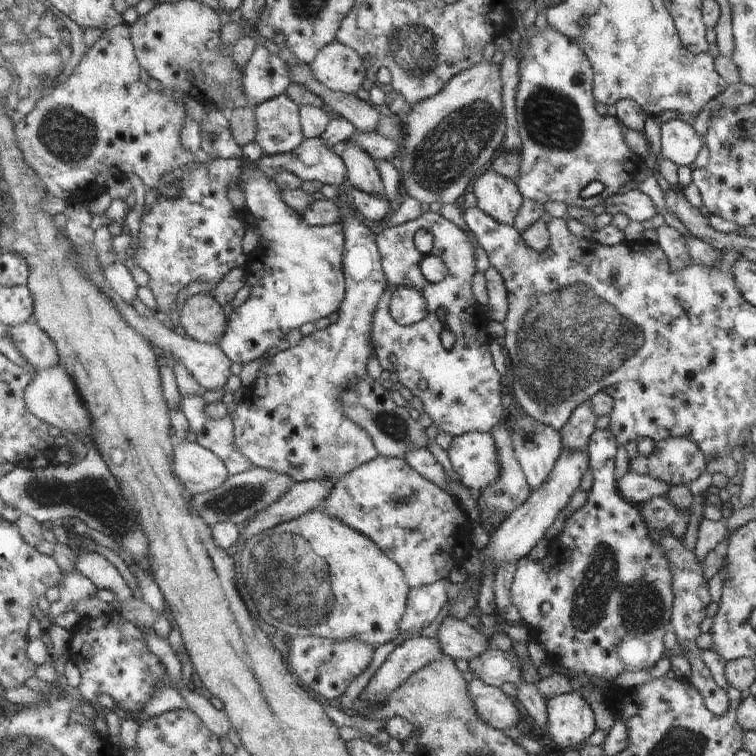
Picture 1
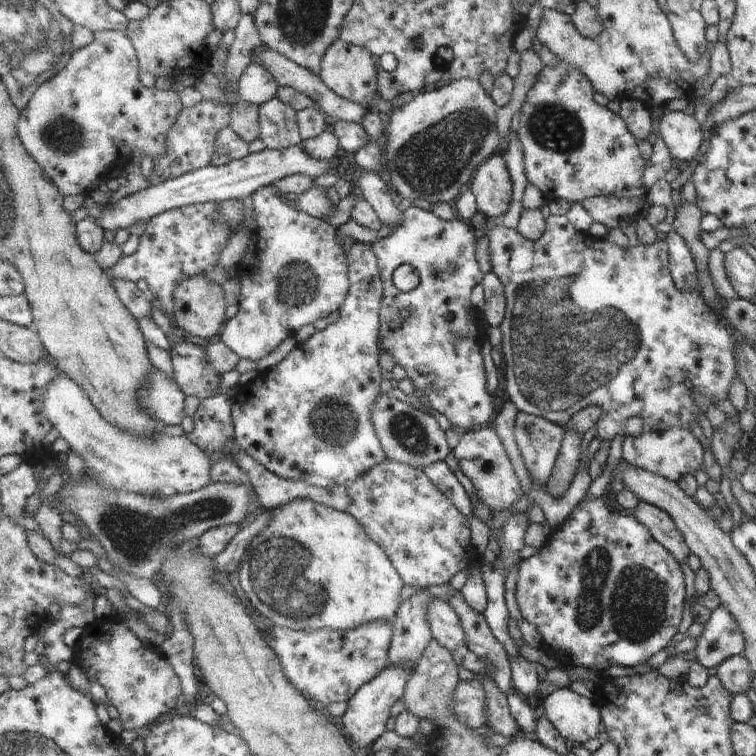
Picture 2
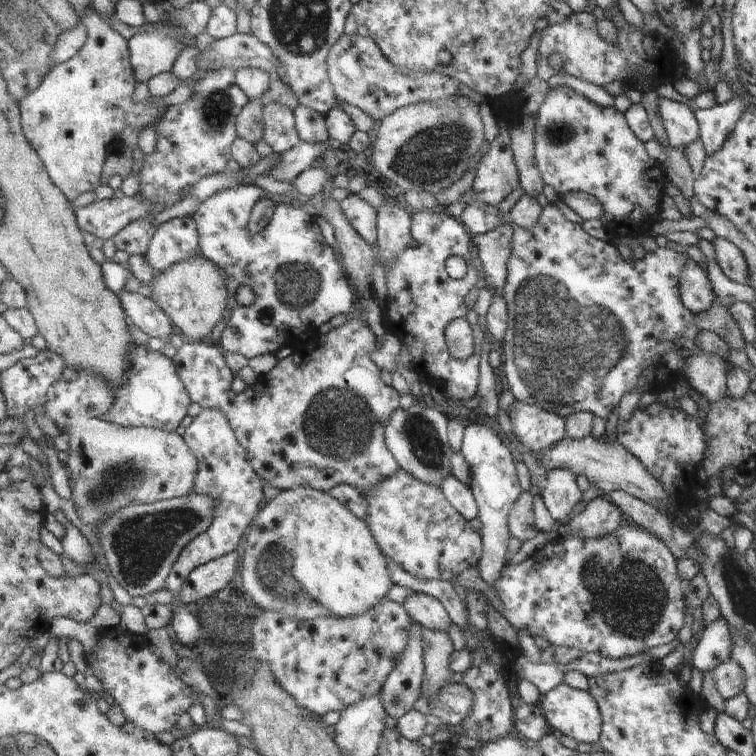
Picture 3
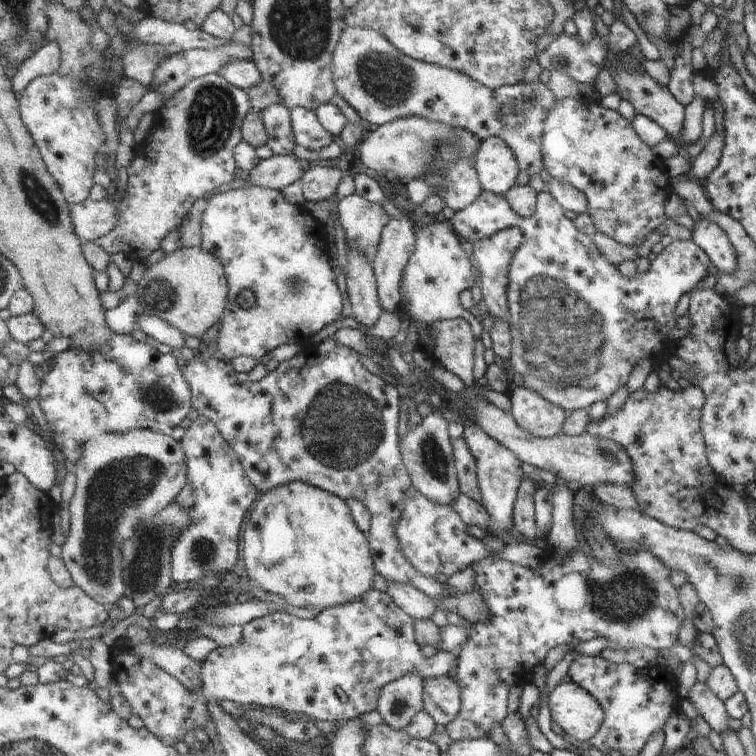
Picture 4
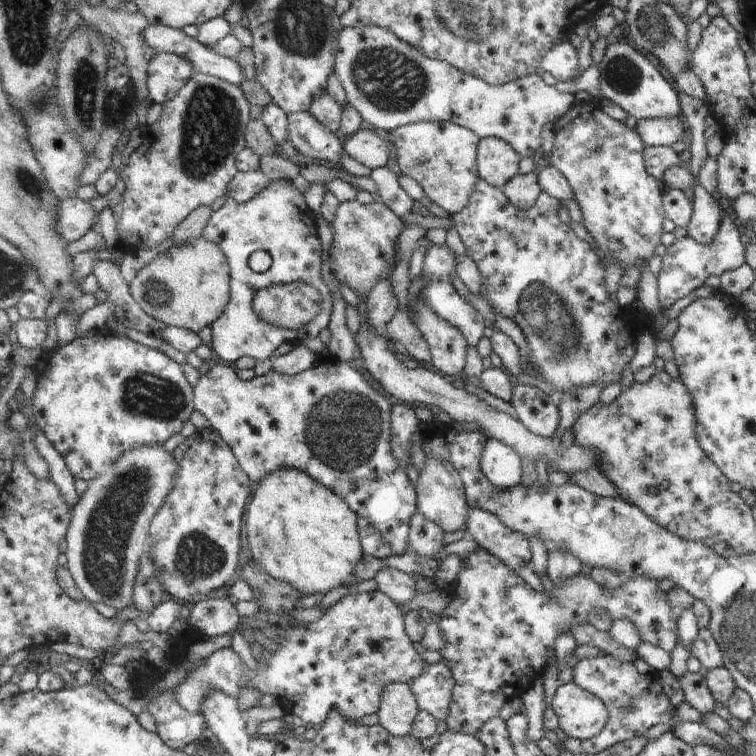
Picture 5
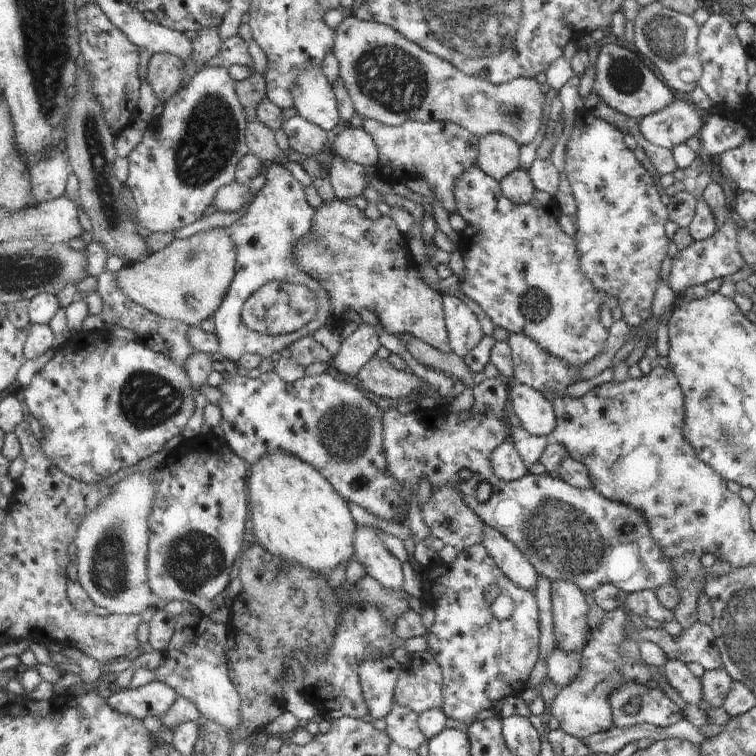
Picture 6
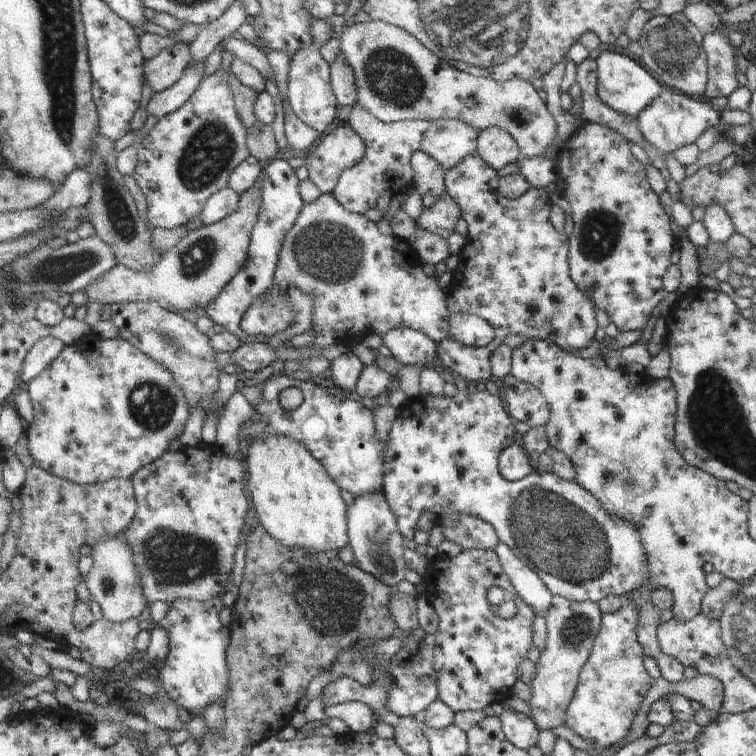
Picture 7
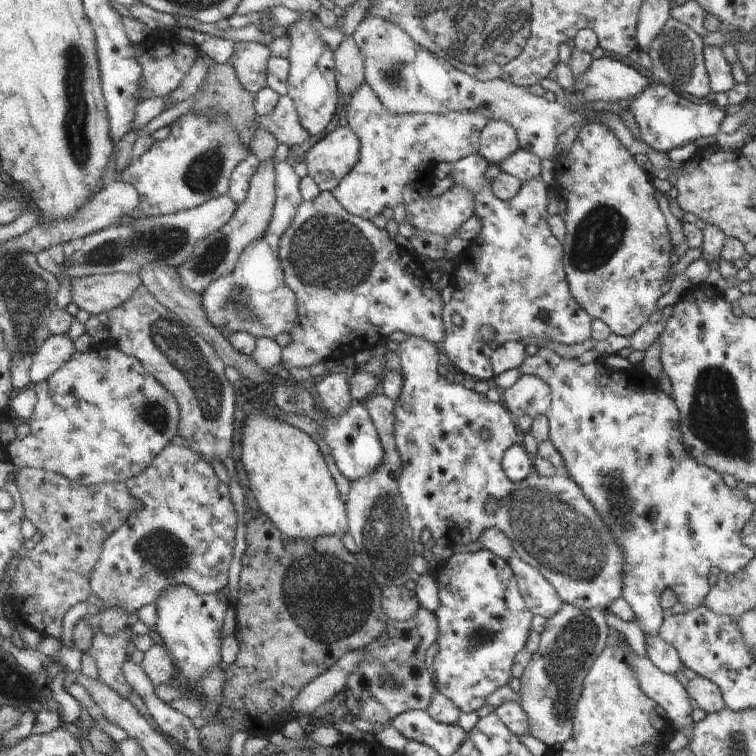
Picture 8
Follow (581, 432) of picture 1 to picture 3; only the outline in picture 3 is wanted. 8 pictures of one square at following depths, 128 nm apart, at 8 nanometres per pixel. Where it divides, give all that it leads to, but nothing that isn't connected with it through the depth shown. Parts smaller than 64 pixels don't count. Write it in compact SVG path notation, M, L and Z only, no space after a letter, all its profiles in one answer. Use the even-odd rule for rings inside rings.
M567 468L546 470L540 499L555 522L567 522L583 491L577 487L575 476Z

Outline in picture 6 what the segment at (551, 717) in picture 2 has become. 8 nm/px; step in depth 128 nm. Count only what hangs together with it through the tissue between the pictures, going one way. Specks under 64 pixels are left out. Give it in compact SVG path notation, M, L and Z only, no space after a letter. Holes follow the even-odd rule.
M645 589L627 594L621 608L605 611L601 621L593 631L589 646L584 646L579 653L580 666L575 678L567 686L557 690L551 702L550 714L559 722L558 728L575 738L592 738L595 733L603 732L612 726L611 708L607 702L607 694L627 686L637 684L646 686L651 680L651 667L639 658L638 643L627 638L623 626L629 624L629 616L639 615L651 618L652 622L669 622L673 620L672 611L665 610L657 602L652 590Z

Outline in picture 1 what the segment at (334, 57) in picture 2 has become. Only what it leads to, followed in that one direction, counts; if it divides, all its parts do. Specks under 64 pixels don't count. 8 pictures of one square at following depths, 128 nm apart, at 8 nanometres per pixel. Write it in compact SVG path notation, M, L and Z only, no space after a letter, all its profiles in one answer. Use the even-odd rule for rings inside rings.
M339 41L321 49L310 68L323 86L345 94L354 95L368 83L367 66L361 54Z

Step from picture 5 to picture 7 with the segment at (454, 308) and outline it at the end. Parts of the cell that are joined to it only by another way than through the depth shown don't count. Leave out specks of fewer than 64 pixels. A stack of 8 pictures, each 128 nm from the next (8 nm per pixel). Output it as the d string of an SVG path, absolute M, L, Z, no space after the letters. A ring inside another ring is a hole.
M452 311L449 319L450 334L465 346L483 348L491 344L496 336L496 330L484 318L476 314Z

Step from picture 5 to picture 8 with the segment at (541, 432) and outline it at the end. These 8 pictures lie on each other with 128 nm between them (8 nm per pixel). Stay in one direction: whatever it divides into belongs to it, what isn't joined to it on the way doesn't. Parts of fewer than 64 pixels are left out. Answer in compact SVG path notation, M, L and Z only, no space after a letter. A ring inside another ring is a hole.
M523 375L515 386L504 390L502 402L515 419L528 416L534 421L550 406L550 388L537 376Z

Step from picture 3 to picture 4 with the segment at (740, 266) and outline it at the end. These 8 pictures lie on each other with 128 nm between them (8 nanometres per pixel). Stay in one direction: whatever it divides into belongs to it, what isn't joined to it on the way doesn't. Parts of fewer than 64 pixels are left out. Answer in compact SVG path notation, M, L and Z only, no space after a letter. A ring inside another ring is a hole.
M699 216L690 233L695 246L705 252L718 274L731 274L736 269L736 254L719 226Z

